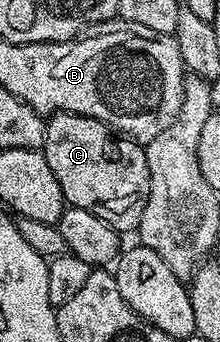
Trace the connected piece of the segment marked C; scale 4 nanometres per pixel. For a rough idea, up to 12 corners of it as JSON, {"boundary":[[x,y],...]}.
{"boundary":[[52,113],[40,152],[67,206],[137,230],[150,190],[139,142]]}

